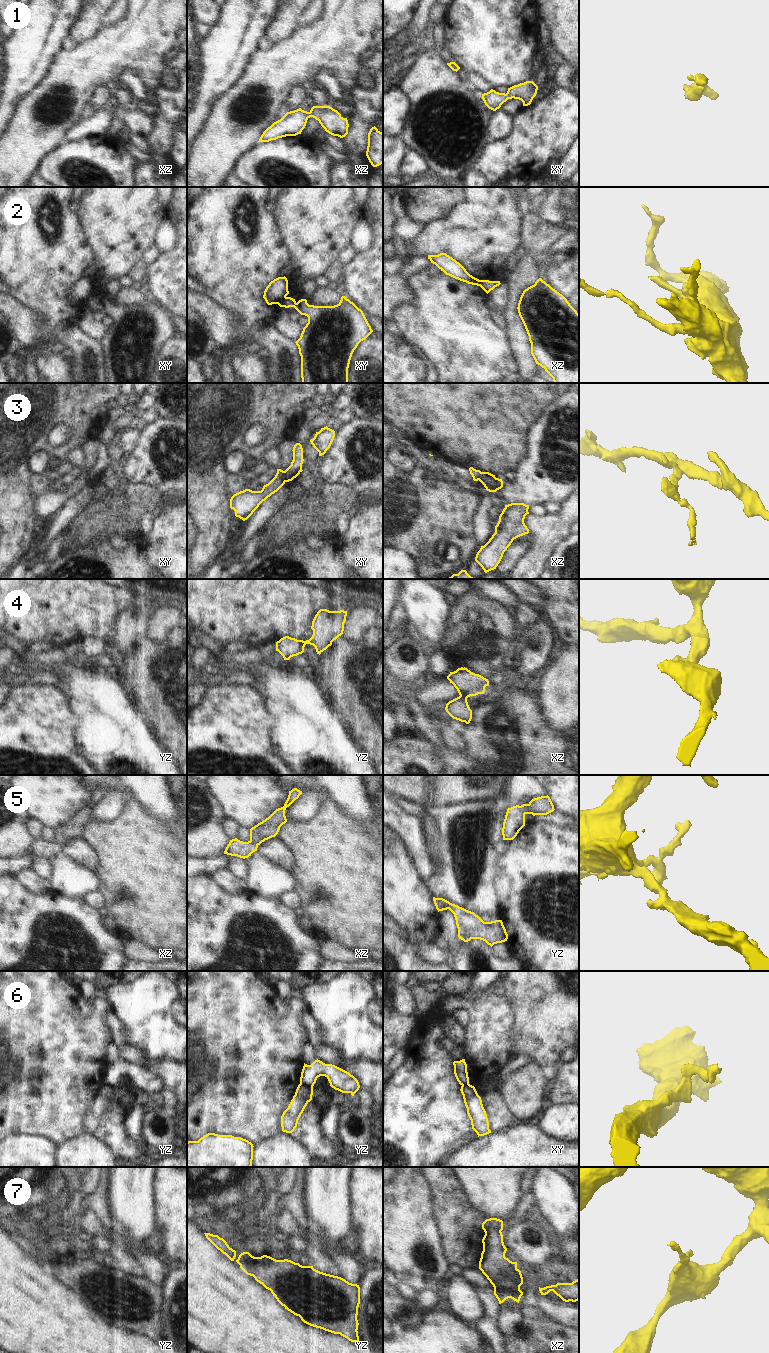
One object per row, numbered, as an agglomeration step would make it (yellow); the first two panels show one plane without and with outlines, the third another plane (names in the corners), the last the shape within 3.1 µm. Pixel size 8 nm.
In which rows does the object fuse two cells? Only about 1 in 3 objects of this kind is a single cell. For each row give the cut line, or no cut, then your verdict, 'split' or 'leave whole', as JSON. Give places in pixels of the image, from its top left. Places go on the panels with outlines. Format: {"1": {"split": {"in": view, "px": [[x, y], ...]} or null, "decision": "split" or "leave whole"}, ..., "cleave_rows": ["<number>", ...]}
{"1": {"split": null, "decision": "leave whole"}, "2": {"split": {"in": "xy", "px": [[285, 296], [278, 304]]}, "decision": "split"}, "3": {"split": {"in": "xy", "px": [[283, 471], [284, 482]]}, "decision": "split"}, "4": {"split": {"in": "xz", "px": [[460, 695], [466, 698]]}, "decision": "split"}, "5": {"split": null, "decision": "leave whole"}, "6": {"split": {"in": "yz", "px": [[300, 1083], [312, 1087]]}, "decision": "split"}, "7": {"split": {"in": "xz", "px": [[487, 1219], [488, 1224], [500, 1232]]}, "decision": "split"}, "cleave_rows": ["2", "3", "4", "6", "7"]}

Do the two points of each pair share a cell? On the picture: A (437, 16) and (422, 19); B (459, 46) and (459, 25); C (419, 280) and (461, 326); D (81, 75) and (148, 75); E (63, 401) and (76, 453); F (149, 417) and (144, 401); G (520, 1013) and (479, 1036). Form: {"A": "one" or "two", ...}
{"A": "two", "B": "one", "C": "one", "D": "one", "E": "two", "F": "two", "G": "two"}

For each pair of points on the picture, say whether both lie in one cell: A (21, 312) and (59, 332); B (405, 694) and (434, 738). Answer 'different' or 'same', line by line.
A: same
B: same

